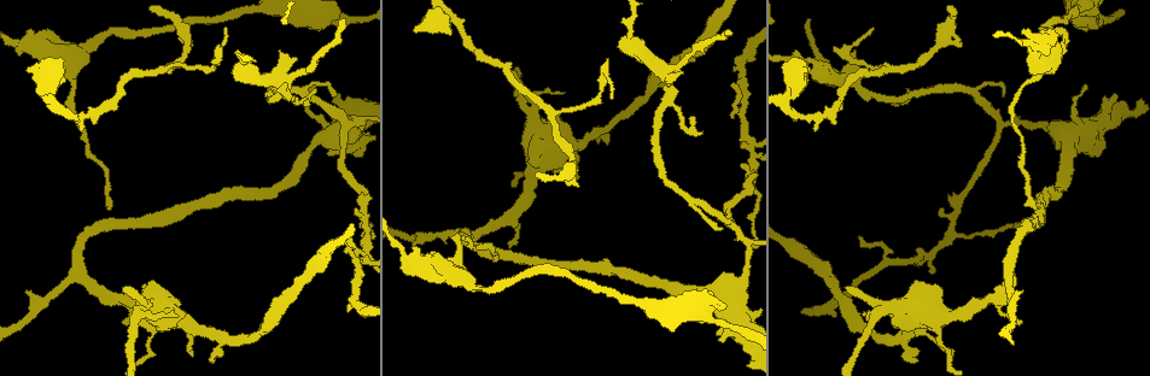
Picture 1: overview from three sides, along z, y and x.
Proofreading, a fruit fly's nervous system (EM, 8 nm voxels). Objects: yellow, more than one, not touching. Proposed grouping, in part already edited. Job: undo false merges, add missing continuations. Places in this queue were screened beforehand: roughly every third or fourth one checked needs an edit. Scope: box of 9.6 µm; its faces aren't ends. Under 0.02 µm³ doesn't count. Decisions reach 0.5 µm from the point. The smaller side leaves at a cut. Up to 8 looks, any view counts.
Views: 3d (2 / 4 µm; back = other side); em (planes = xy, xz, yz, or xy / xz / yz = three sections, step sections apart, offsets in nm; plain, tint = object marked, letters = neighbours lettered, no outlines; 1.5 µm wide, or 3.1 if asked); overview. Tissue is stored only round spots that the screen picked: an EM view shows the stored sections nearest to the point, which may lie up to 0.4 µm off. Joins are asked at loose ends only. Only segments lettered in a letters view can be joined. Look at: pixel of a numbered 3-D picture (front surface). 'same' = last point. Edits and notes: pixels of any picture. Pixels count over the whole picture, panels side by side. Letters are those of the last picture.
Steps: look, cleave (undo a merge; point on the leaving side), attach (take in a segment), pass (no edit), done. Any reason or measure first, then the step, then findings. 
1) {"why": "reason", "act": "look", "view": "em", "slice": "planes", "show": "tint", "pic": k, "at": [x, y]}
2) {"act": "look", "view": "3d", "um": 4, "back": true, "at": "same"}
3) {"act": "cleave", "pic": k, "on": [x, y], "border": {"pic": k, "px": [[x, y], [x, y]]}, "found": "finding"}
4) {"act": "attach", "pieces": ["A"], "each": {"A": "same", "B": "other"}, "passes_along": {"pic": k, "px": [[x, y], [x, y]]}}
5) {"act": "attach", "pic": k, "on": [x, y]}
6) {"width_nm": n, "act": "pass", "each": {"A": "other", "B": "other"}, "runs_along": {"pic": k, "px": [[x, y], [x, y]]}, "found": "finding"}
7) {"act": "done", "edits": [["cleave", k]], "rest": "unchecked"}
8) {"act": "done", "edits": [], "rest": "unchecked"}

{"why": "calibre changes", "act": "look", "view": "em", "slice": "planes", "show": "plain", "pic": 1, "at": [811, 60]}

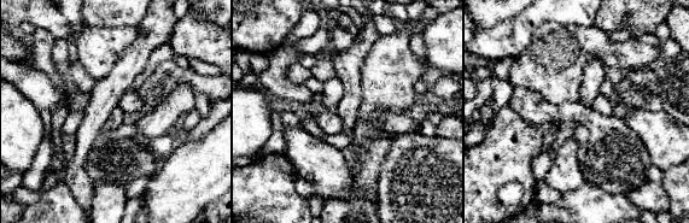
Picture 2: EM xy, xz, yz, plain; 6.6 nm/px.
{"why": "see the neighbours", "act": "look", "view": "em", "slice": "planes", "show": "letters", "at": "same"}

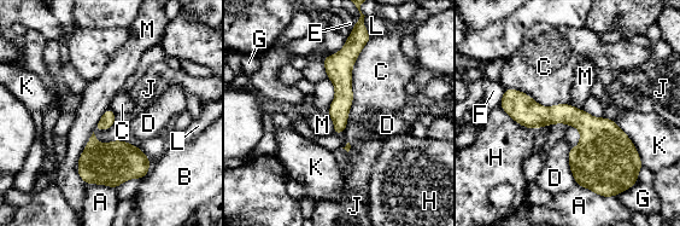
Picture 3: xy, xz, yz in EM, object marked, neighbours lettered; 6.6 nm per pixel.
{"longest_contact_nm": ["C", 600], "act": "pass", "each": {"A": "other", "B": "other", "C": "other", "D": "other", "E": "other", "F": "other", "G": "other", "H": "other", "J": "other", "K": "other", "L": "other", "M": "other"}, "runs_along": {"pic": 3, "px": [[352, 44], [343, 62], [336, 131]]}, "found": "continuous, no second neuron"}

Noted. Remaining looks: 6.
{"why": "an open end", "act": "look", "view": "em", "slice": "planes", "show": "plain", "pic": 1, "at": [27, 70]}

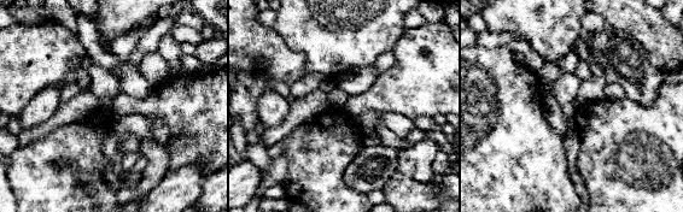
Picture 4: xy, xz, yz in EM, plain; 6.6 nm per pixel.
{"why": "what lies round it", "act": "look", "view": "em", "slice": "planes", "show": "letters", "at": "same"}

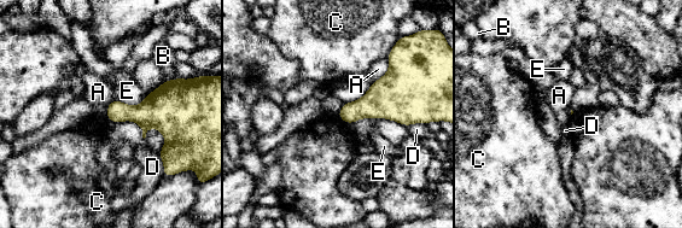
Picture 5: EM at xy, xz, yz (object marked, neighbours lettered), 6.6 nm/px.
{"act": "pass", "each": {"A": "other", "B": "other", "C": "other", "D": "other", "E": "other"}, "border": {"pic": 5, "px": [[386, 56], [388, 70], [373, 82]]}, "found": "no lettered segment goes on from it"}

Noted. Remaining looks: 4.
{"why": "thin end", "act": "look", "view": "em", "slice": "planes", "show": "letters", "pic": 1, "at": [124, 289]}

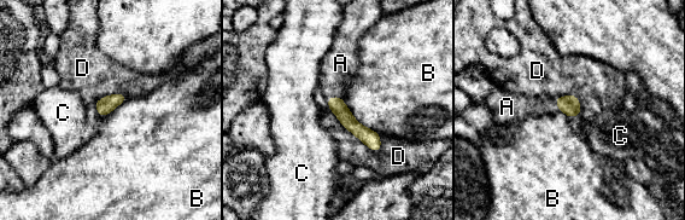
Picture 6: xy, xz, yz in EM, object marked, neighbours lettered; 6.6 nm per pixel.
{"act": "attach", "pieces": ["A"], "each": {"A": "same", "B": "other", "C": "other", "D": "other"}, "found": "the neuron continues"}

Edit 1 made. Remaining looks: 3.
{"act": "done", "edits": [["attach", 6]], "rest": "unchecked"}

